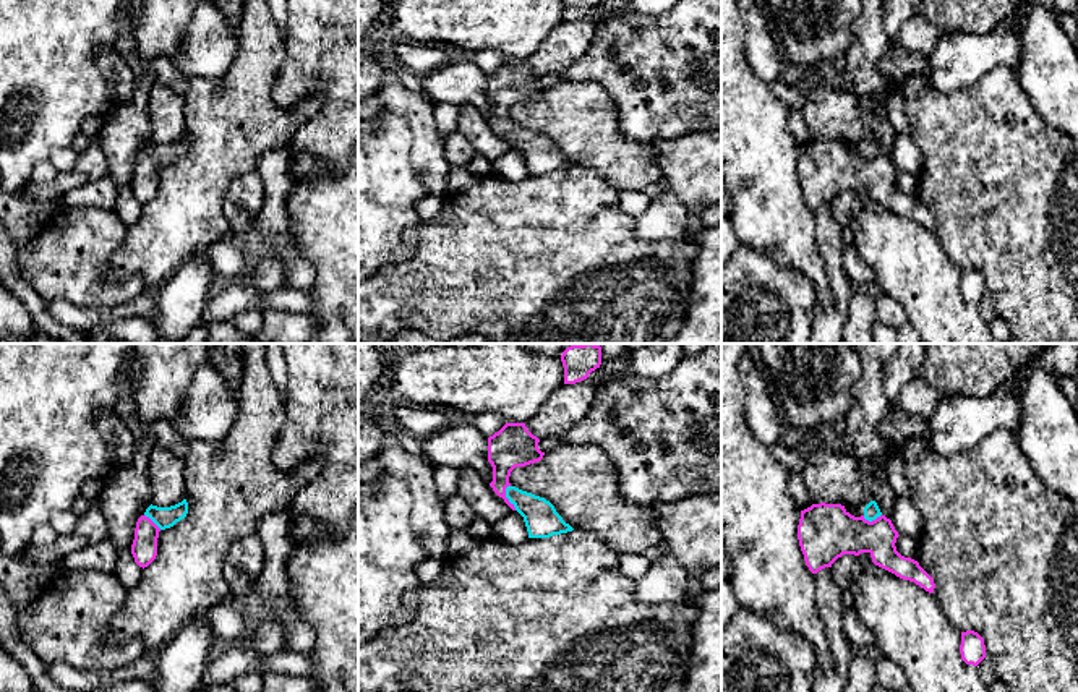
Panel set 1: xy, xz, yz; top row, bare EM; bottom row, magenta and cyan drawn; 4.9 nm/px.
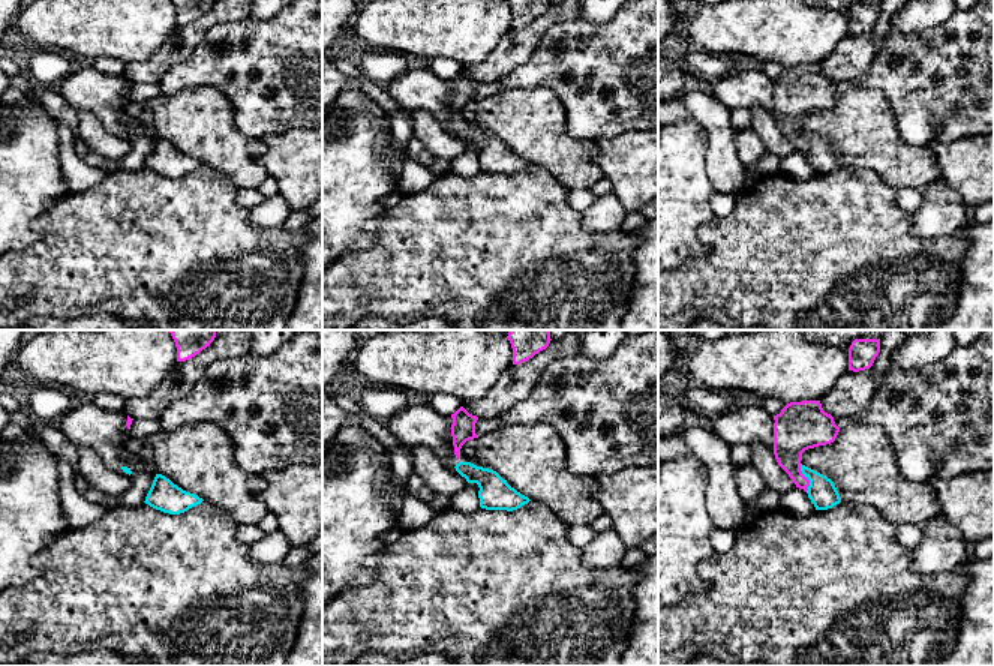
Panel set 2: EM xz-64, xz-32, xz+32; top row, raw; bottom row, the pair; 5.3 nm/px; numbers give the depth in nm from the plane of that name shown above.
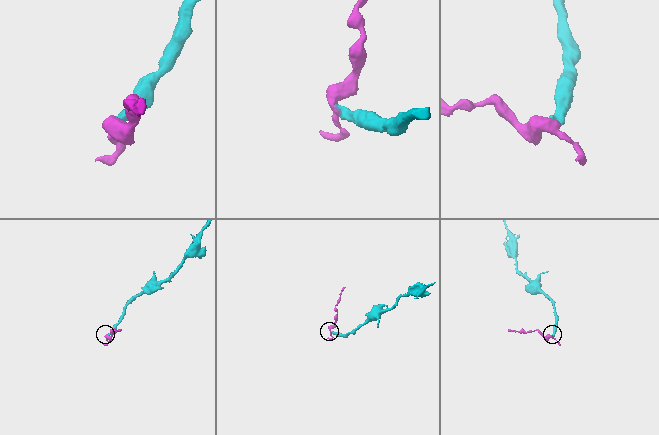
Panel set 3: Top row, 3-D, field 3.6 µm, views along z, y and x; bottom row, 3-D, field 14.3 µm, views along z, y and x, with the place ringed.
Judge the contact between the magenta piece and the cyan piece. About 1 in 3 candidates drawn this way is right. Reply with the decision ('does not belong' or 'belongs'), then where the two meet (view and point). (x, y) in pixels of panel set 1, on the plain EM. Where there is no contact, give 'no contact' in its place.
belongs | xz (506, 135)

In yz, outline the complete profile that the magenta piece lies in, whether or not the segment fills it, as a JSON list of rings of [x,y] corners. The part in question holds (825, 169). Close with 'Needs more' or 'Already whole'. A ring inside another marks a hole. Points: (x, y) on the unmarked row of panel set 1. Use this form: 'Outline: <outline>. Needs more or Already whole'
Outline: [[[875,138],[864,144],[861,154],[851,152],[841,141],[812,141],[801,147],[798,162],[799,183],[812,211],[832,204],[843,191],[869,190],[875,203],[934,230],[934,216],[918,198],[896,188],[898,173]]]. Needs more

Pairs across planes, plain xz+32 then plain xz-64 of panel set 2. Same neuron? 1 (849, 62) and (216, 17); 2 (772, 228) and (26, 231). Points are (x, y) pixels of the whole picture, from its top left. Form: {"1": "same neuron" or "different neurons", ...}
{"1": "same neuron", "2": "different neurons"}

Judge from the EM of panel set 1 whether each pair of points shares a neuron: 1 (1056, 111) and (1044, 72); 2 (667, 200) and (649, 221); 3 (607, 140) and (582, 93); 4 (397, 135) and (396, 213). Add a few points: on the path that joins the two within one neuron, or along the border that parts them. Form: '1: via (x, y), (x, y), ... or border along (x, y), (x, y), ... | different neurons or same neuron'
1: via (1056, 101), (1054, 81) | same neuron
2: via (665, 205), (654, 216) | same neuron
3: via (595, 128), (582, 115), (582, 104) | same neuron
4: via (394, 154), (394, 193) | same neuron

